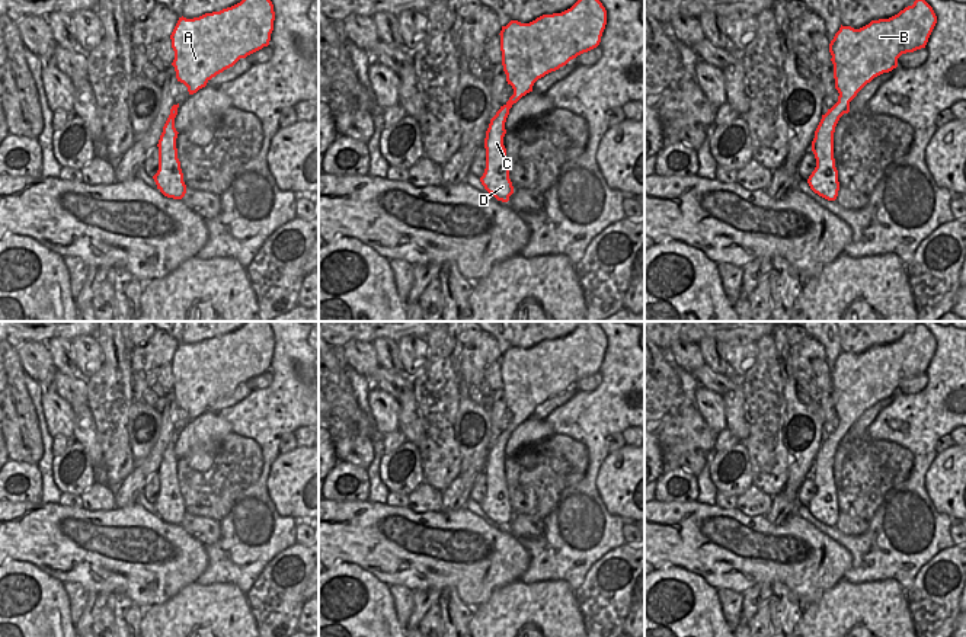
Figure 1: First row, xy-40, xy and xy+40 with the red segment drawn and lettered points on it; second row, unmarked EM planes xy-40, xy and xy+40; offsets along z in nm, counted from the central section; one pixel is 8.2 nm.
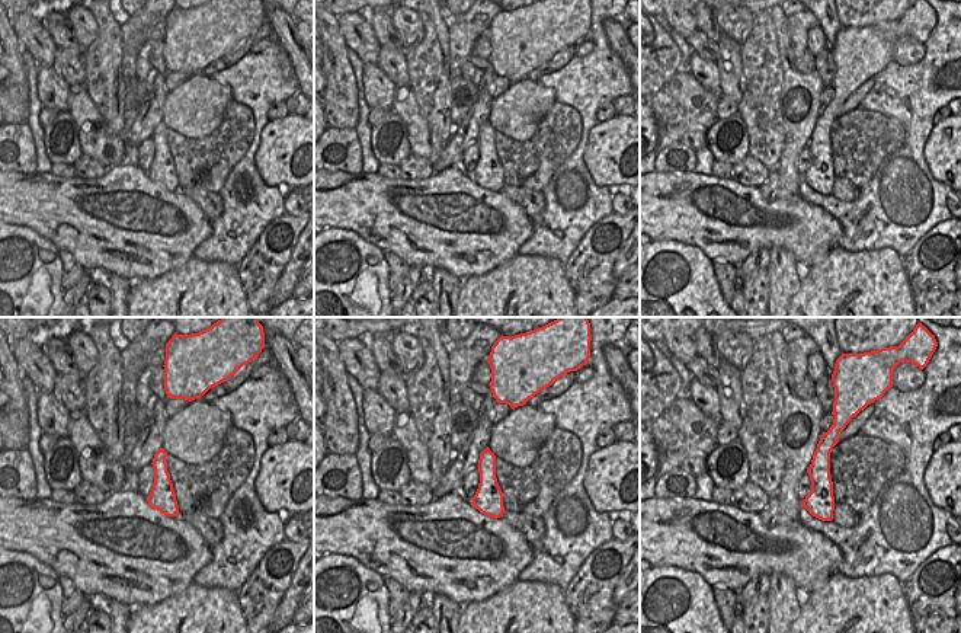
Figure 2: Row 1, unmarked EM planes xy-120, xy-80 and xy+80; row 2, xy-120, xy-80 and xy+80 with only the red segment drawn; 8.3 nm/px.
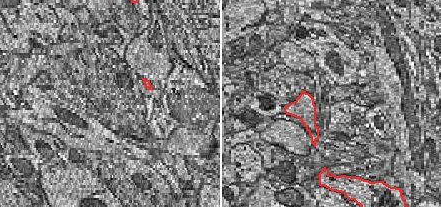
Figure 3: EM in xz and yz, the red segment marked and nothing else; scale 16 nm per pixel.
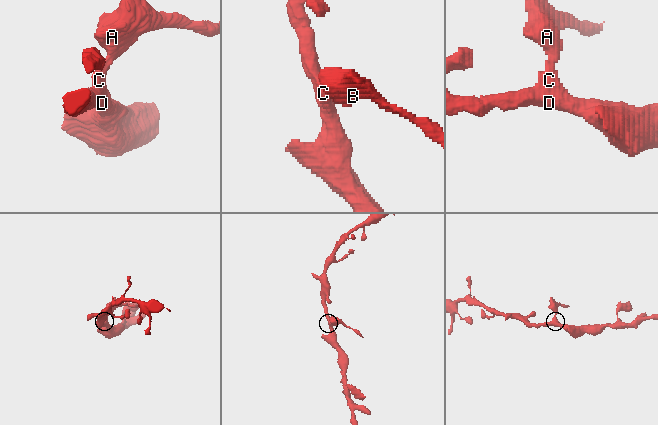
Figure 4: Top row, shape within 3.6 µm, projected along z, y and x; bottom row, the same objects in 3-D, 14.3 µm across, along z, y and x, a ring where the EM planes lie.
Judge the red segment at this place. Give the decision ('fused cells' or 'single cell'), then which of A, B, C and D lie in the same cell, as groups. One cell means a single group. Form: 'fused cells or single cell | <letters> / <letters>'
fused cells | A B / C D

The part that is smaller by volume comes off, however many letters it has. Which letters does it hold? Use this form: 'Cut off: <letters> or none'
Cut off: A, B

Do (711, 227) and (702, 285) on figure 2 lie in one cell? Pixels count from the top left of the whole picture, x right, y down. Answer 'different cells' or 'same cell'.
different cells

